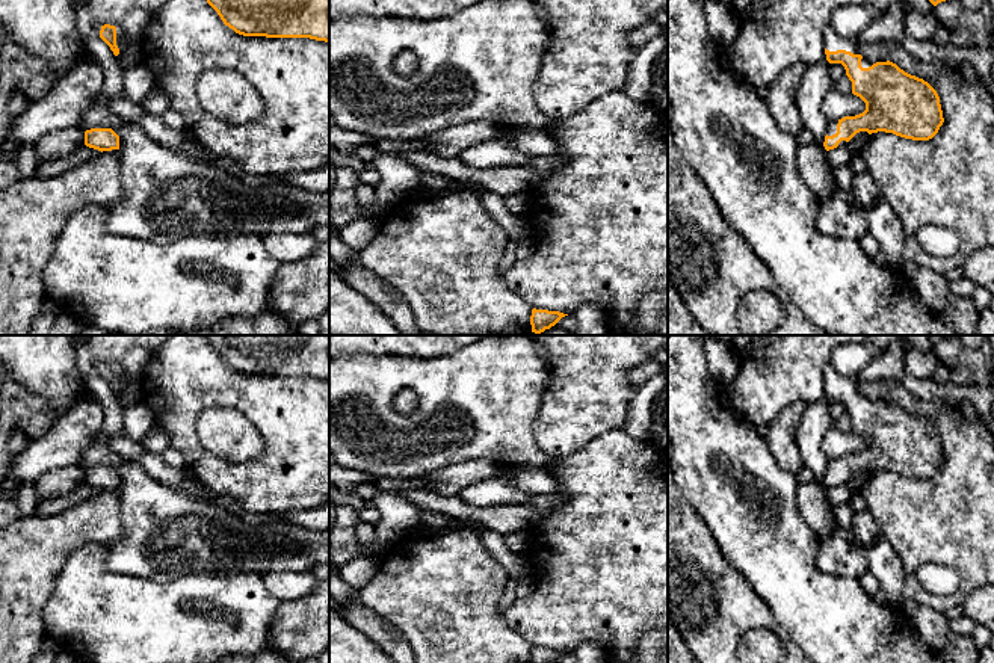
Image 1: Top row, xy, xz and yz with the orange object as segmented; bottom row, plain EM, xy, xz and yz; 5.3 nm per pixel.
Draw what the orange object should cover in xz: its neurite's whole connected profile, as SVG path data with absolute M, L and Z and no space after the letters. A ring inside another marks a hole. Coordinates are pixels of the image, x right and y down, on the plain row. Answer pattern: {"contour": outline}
{"contour": "M533 646L530 654L530 663L556 663L565 654L568 652Z"}

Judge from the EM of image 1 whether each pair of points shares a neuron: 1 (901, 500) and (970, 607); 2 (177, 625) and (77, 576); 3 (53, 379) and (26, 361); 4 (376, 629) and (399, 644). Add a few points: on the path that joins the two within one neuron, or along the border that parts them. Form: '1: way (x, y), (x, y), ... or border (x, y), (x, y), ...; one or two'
1: border (978, 586), (960, 604); two
2: way (153, 624), (127, 624), (101, 598); one
3: way (47, 373), (32, 361); one
4: way (382, 633), (393, 642); one

